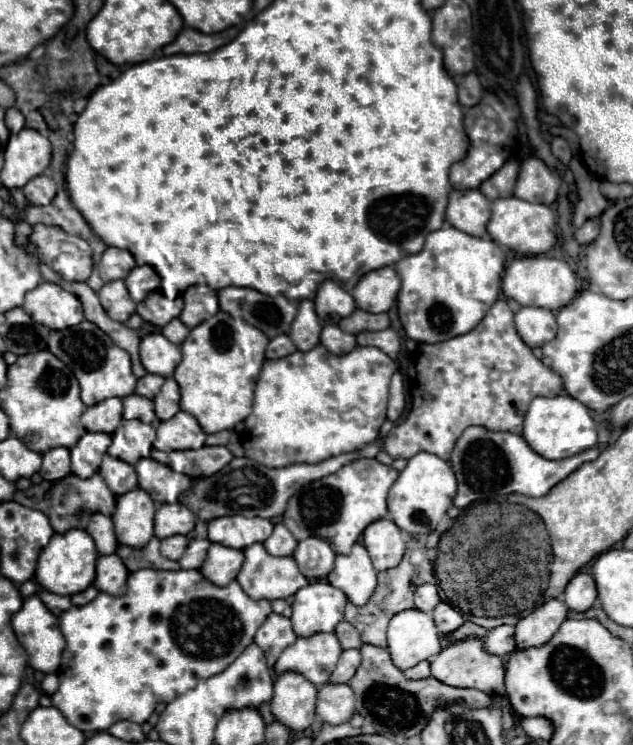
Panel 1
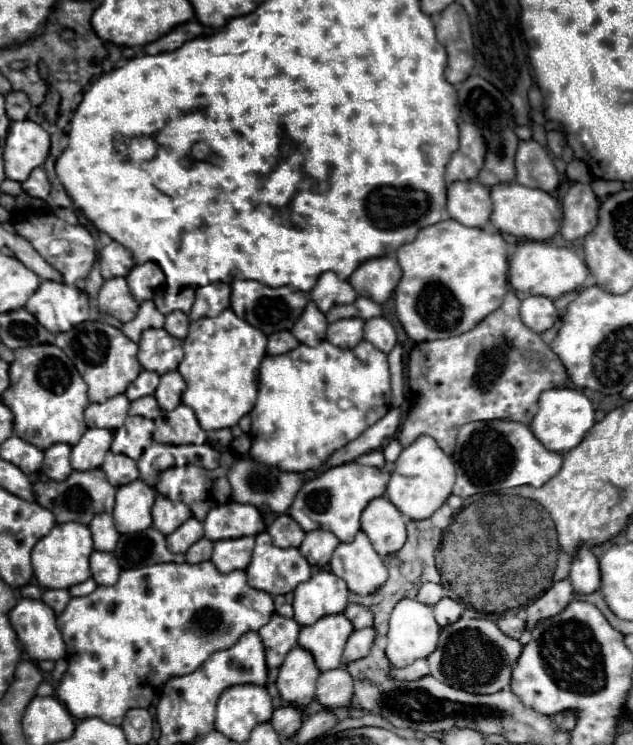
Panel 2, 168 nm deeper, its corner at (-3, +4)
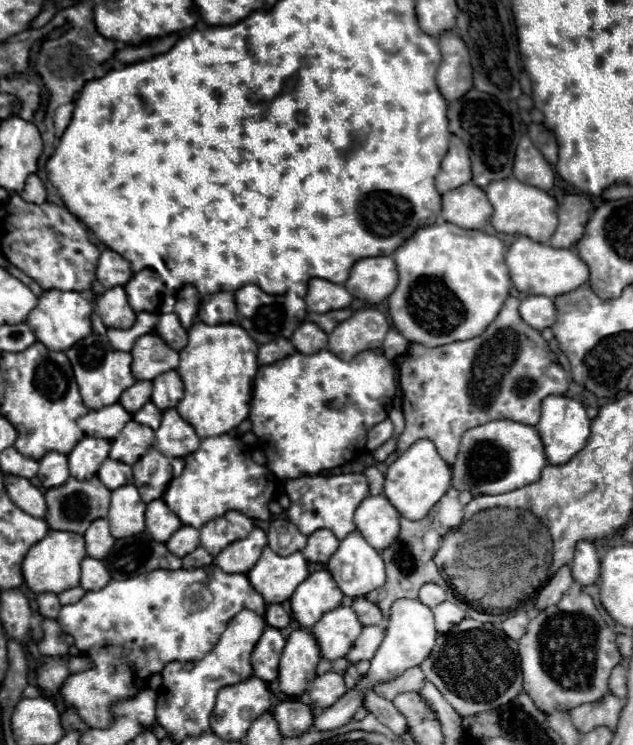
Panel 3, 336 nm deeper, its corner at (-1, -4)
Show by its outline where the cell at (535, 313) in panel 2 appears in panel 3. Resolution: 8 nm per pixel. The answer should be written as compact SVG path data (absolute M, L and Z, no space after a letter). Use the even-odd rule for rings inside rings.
M529 295L527 299L521 301L519 315L529 327L543 331L555 323L555 305L549 297Z

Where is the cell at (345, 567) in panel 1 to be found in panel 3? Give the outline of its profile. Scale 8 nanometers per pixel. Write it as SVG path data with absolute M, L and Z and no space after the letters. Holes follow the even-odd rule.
M359 531L347 535L327 563L335 583L353 599L363 597L385 583L385 565L381 555L363 539Z

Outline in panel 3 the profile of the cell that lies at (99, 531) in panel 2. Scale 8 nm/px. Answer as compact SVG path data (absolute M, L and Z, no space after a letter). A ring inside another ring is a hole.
M95 519L95 523L91 523L91 527L85 531L83 537L85 537L85 545L87 545L87 555L95 557L95 559L103 559L115 543L115 539L109 531L107 519Z

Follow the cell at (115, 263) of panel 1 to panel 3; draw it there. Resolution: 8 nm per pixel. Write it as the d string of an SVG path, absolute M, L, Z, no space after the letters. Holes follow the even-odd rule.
M105 249L101 253L99 263L97 263L97 281L105 289L125 285L131 279L131 275L133 275L133 271L131 271L129 261L123 259L119 253L115 253L111 249Z

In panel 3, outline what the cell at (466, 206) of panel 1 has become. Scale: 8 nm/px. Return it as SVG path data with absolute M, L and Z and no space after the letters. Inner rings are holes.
M467 183L467 185L463 185L455 191L447 191L443 195L441 217L447 223L455 223L457 227L463 227L463 229L483 229L491 217L491 203L487 203L487 195L483 189L479 189L473 183Z

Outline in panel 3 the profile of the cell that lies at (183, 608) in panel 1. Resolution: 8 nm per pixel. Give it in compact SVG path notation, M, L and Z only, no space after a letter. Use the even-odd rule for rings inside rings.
M213 563L199 569L155 569L123 581L113 579L101 591L87 591L81 601L65 605L57 619L61 631L75 639L75 647L81 651L81 655L87 655L93 661L93 667L85 669L83 673L69 675L67 681L61 685L65 705L75 709L83 723L89 727L111 727L115 723L113 705L133 699L147 685L149 677L161 673L167 663L191 663L203 659L209 651L213 651L227 623L243 609L251 609L259 617L265 617L267 605L257 591L251 591L247 575L223 573Z

